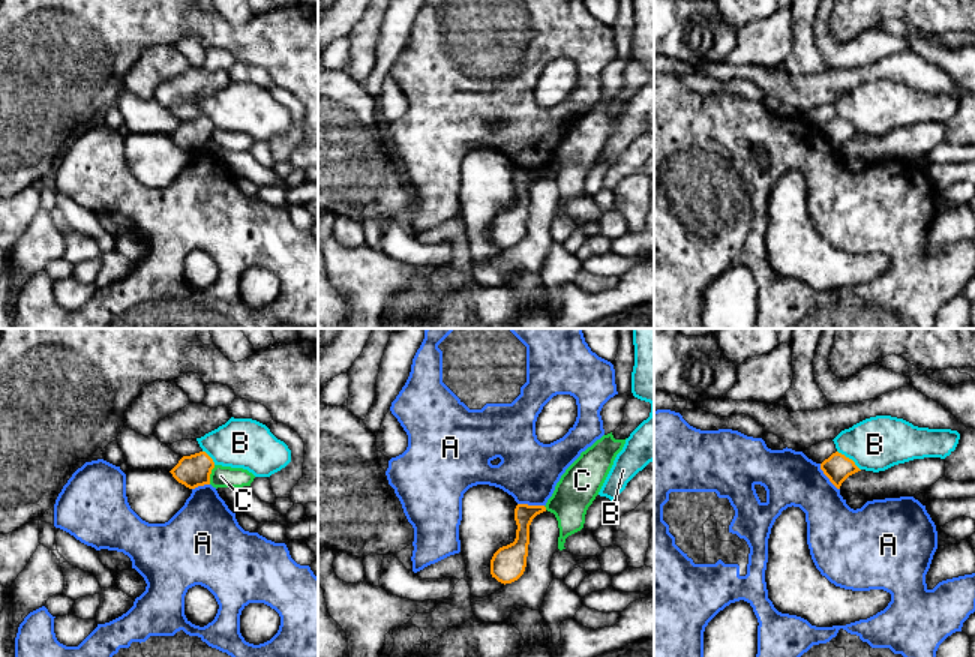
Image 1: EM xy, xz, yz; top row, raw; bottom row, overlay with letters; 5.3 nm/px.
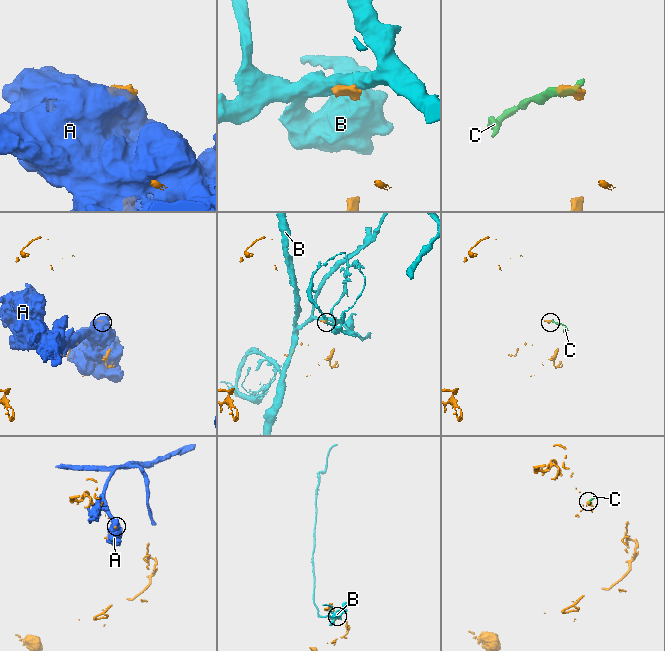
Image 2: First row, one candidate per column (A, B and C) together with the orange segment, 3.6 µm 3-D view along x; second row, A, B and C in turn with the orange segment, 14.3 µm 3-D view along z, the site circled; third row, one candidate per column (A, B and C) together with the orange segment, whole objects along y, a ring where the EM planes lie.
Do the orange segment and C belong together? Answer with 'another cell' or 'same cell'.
another cell

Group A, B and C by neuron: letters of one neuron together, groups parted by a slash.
A / B / C

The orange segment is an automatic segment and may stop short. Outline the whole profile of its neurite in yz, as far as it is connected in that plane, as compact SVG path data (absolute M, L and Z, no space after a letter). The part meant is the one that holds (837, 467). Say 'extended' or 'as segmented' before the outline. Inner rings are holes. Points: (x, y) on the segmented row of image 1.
as segmented; M836 452L820 464L820 470L830 482L840 489L842 483L852 474L861 471L855 462L844 454Z

